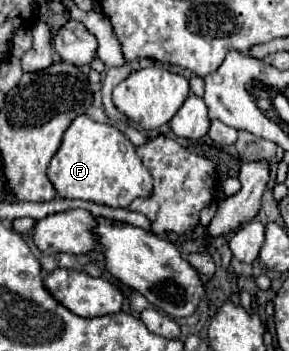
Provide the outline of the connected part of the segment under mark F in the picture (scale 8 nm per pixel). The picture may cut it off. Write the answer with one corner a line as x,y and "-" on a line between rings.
87,114
77,116
67,128
61,148
53,156
47,178
61,198
81,198
113,208
127,208
135,198
149,196
153,180
121,130
111,124
91,120

